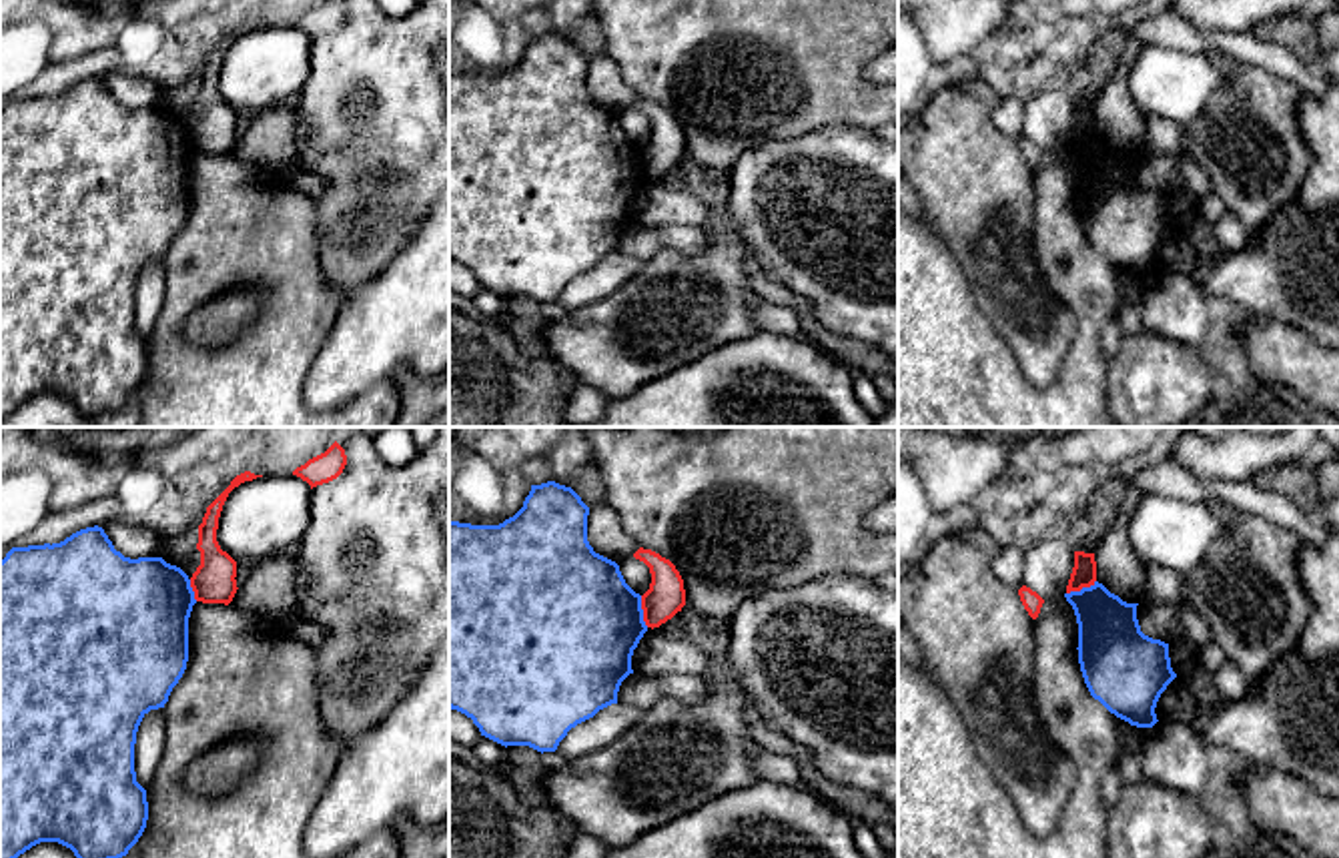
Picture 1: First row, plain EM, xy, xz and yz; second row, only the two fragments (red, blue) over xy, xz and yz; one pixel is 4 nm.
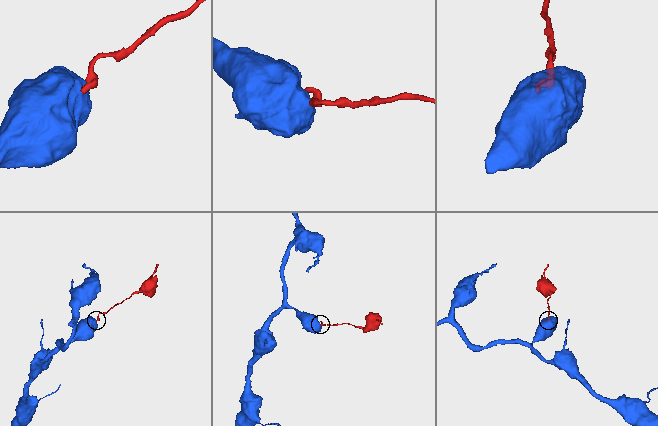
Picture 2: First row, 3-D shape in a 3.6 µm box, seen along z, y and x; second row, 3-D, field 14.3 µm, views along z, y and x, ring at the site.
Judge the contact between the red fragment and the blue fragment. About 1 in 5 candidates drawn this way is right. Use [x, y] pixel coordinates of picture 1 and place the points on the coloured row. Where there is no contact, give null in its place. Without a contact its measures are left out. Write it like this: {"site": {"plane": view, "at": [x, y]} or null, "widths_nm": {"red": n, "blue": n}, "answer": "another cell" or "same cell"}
{"site": {"plane": "xz", "at": [644, 612]}, "widths_nm": {"red": 160, "blue": 460}, "answer": "another cell"}

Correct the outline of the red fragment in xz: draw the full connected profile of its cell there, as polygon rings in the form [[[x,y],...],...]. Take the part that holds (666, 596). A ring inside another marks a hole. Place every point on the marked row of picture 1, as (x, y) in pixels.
[[[639,547],[635,559],[649,567],[651,583],[641,595],[643,621],[647,627],[659,627],[686,605],[684,579],[676,565],[651,549]]]

